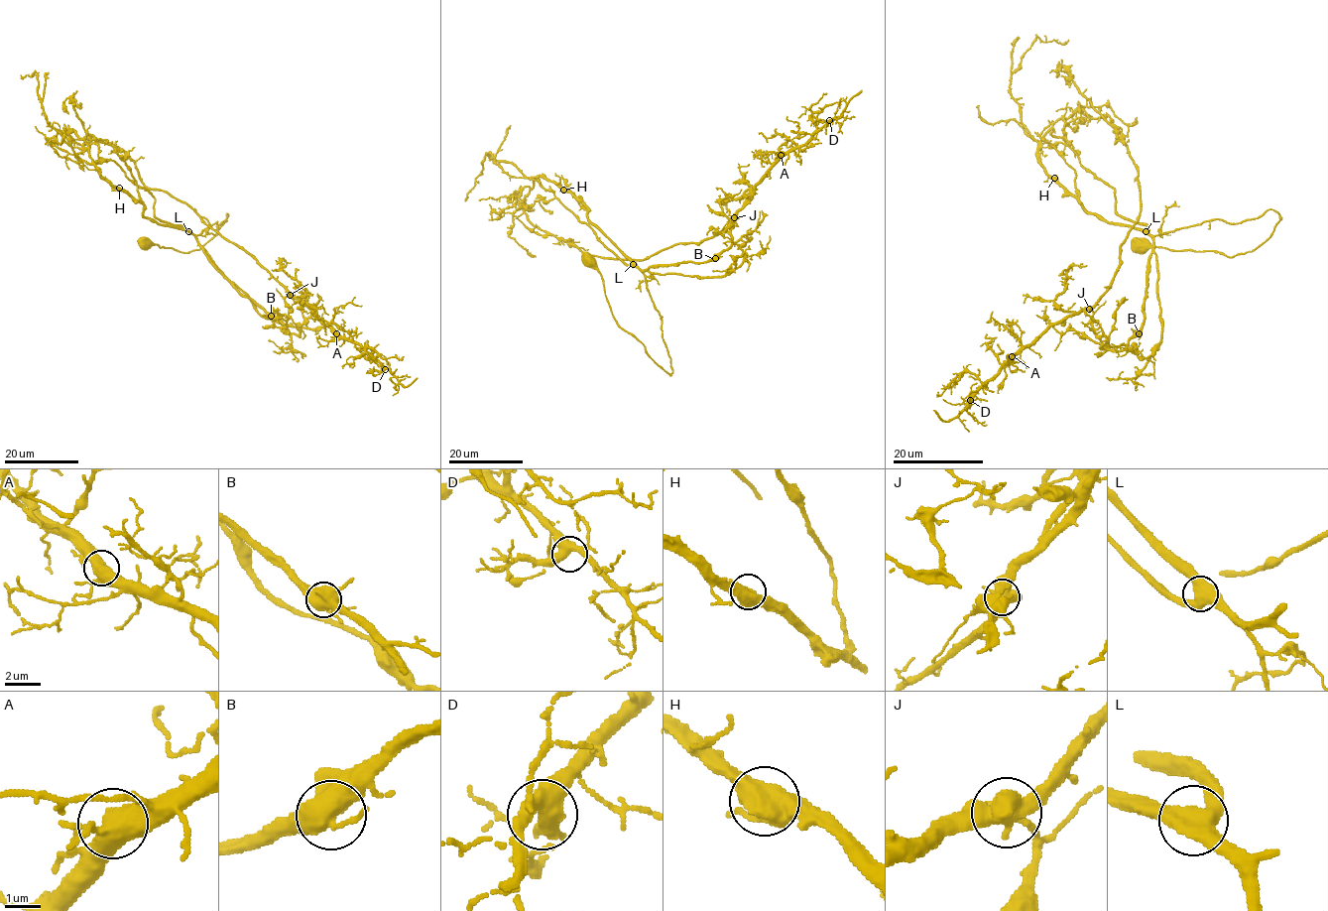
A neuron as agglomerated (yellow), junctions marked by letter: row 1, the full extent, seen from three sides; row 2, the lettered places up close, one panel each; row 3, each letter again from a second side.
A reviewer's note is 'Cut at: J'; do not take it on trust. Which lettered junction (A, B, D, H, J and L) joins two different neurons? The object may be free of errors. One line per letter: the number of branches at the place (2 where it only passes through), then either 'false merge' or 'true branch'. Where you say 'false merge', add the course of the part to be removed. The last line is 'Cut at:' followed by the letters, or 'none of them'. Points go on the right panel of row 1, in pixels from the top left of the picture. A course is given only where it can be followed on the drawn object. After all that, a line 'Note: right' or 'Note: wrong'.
A: 3 branches meet; true branch
B: 3 branches meet; true branch
D: 3 branches meet; true branch
H: 3 branches meet; true branch
J: 3 branches meet; false merge; foreign part runs (1089, 309), (1138, 219), (1140, 189), (1123, 136), (1061, 67), (1069, 87)
L: 3 branches meet; true branch
Cut at: J
Note: right

